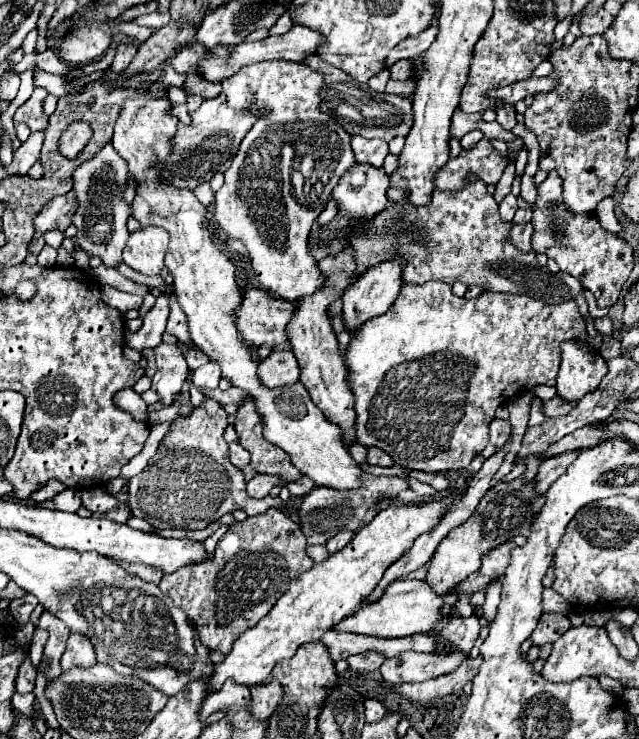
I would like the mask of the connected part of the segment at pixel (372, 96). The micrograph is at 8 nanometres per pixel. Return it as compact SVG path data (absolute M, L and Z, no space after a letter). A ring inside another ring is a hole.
M316 54L308 56L304 60L306 66L310 66L316 72L324 74L324 86L320 90L320 112L328 114L332 120L336 120L350 136L366 136L366 138L382 138L390 142L394 136L406 136L412 128L412 102L402 100L398 96L386 96L372 92L368 84L360 84L352 76L346 76L342 70L334 68L332 64L326 64Z

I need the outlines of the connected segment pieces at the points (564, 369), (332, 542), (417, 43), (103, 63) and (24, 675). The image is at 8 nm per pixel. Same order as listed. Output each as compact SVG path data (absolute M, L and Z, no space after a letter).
M566 342L562 344L562 362L556 378L556 392L562 400L576 402L594 392L606 372L608 366L602 356L592 354L590 348L584 348L580 344Z
M342 530L342 532L338 532L334 538L330 538L330 540L326 542L326 548L328 548L330 554L334 554L334 552L342 550L352 538L354 538L354 532L350 532L350 530Z
M432 24L430 28L426 28L426 32L420 32L418 36L406 38L406 40L402 40L400 44L396 44L396 46L390 50L390 54L386 56L386 68L390 68L392 64L396 64L396 62L400 62L400 60L408 60L408 58L414 58L414 56L426 52L426 48L434 42L436 34L438 34L438 26Z
M107 50L107 52L102 58L100 58L98 61L85 64L84 66L82 66L81 70L85 74L91 74L92 72L106 70L110 68L113 62L115 53L116 53L115 50Z
M26 656L26 660L24 660L22 666L20 666L18 678L16 678L16 690L18 690L20 694L32 692L32 690L34 690L34 680L36 680L36 668L30 664L30 658Z

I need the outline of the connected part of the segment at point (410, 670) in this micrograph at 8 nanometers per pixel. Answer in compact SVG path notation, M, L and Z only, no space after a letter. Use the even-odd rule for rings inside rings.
M402 652L396 658L388 658L380 666L380 674L388 684L404 684L404 682L424 682L428 678L436 678L440 674L452 672L466 656L462 652L454 652L448 656L436 654L418 654L418 652Z

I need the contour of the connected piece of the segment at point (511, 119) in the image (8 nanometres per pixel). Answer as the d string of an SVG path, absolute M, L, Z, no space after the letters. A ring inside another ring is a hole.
M504 104L502 108L496 108L496 122L506 128L506 130L512 130L516 126L516 112L514 112L514 106L510 104Z

